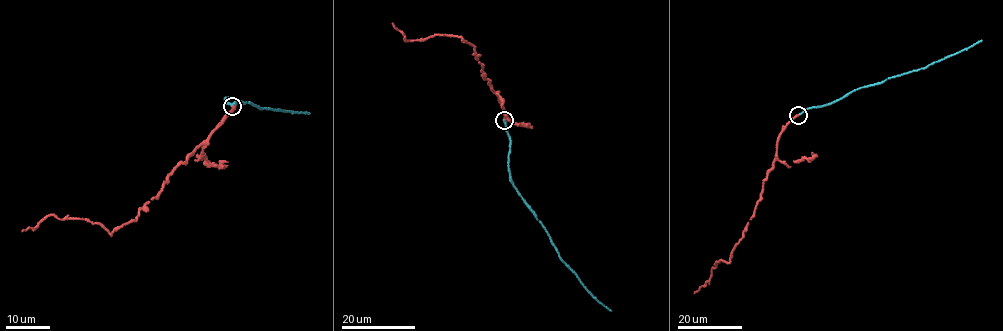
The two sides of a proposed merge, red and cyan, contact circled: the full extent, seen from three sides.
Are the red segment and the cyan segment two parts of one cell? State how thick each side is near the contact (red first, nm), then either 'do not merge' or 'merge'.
320/240 nm | do not merge

